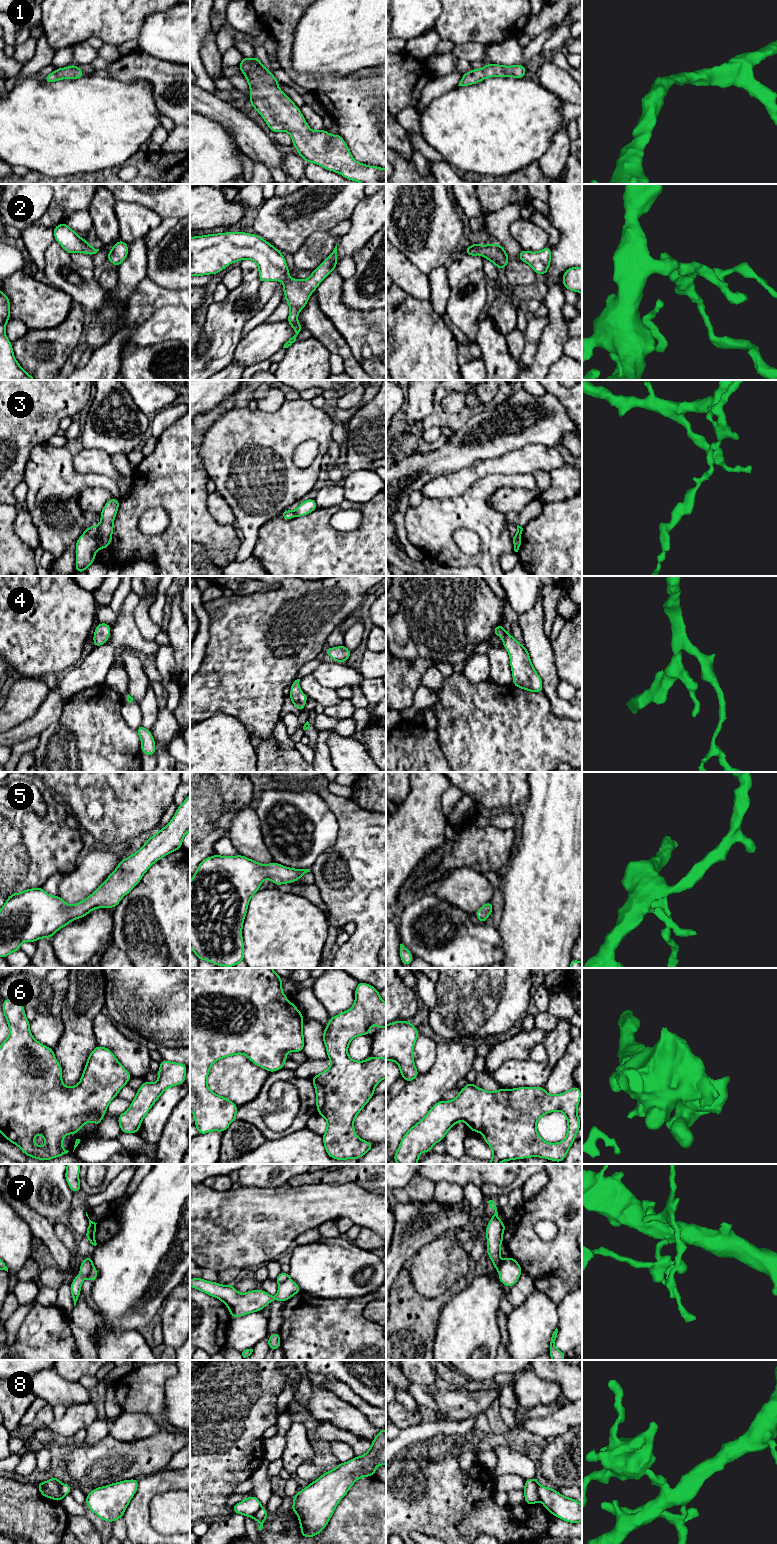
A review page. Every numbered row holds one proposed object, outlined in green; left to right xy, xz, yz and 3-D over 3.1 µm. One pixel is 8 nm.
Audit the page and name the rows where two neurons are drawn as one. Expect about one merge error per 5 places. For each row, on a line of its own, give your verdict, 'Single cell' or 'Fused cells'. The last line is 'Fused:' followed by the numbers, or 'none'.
1: Single cell
2: Single cell
3: Fused cells
4: Single cell
5: Single cell
6: Single cell
7: Single cell
8: Fused cells
Fused: 3, 8

